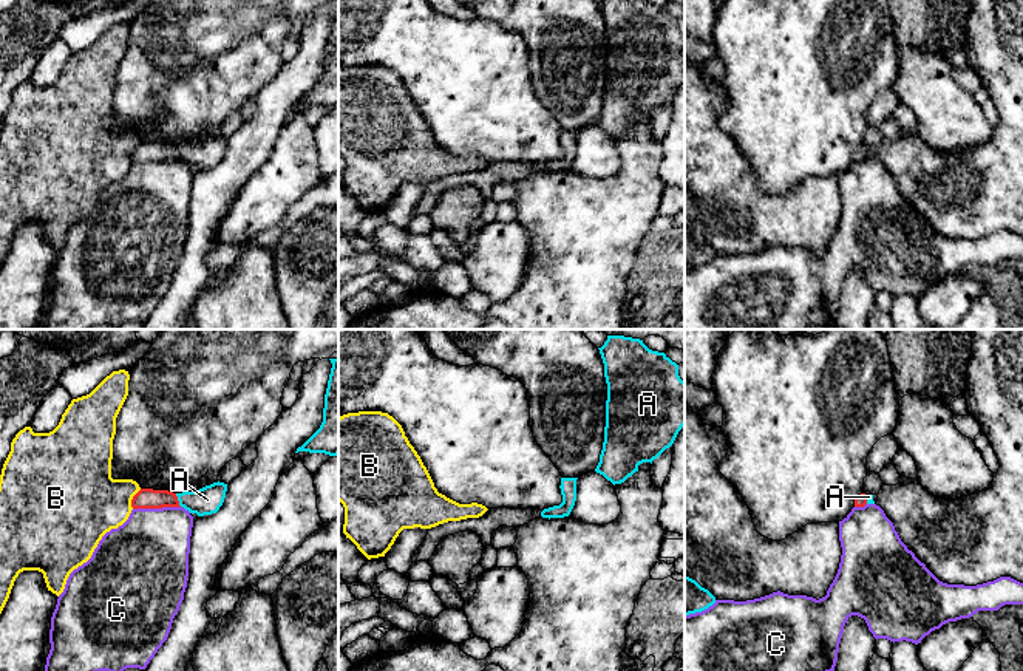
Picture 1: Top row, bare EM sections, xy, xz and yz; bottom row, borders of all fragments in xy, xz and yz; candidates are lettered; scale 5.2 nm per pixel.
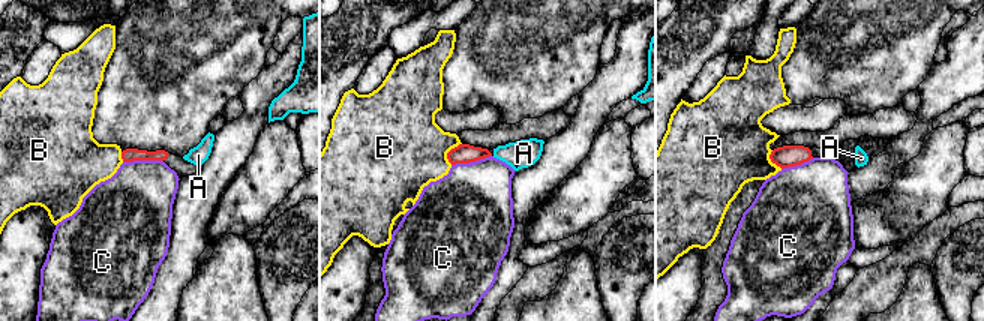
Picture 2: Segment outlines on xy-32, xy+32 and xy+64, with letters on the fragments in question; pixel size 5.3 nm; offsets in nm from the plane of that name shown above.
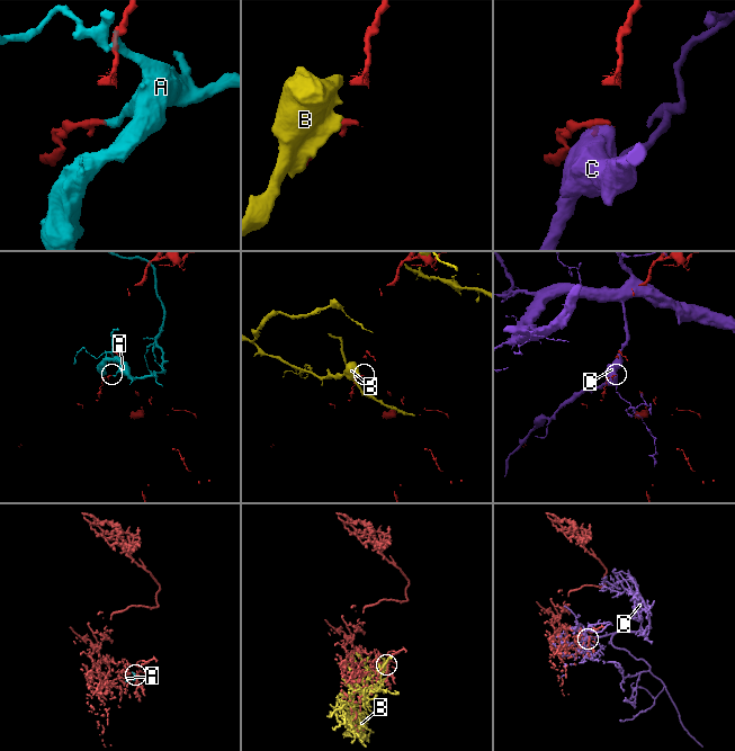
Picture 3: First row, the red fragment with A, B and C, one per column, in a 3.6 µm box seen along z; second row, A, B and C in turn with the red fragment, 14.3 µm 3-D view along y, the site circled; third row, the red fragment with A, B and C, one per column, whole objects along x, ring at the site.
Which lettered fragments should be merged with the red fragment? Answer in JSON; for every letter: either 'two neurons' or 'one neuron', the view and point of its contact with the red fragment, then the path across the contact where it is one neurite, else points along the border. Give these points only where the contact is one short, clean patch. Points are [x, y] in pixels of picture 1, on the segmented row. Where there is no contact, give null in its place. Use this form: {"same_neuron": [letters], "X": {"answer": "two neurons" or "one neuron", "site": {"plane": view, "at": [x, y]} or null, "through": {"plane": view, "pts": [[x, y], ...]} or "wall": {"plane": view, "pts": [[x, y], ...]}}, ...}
{"same_neuron": [], "A": {"answer": "two neurons", "site": {"plane": "xy", "at": [176, 500]}, "wall": {"plane": "xy", "pts": [[175, 493], [181, 506]]}}, "B": {"answer": "two neurons", "site": {"plane": "xy", "at": [133, 498]}}, "C": {"answer": "two neurons", "site": {"plane": "xy", "at": [156, 507]}, "wall": {"plane": "xy", "pts": [[180, 506], [133, 509]]}}}

